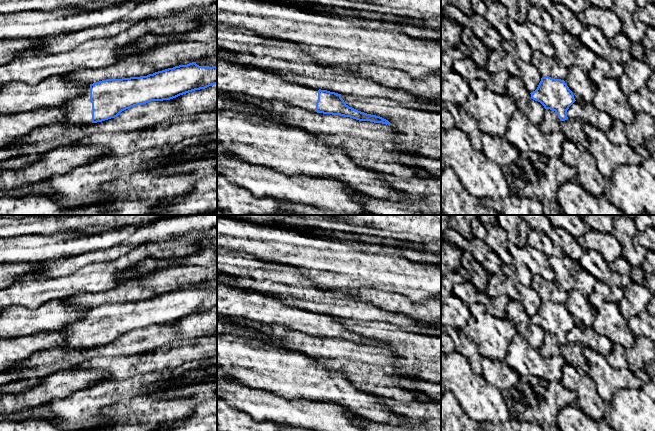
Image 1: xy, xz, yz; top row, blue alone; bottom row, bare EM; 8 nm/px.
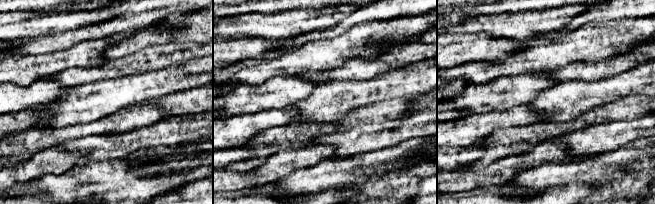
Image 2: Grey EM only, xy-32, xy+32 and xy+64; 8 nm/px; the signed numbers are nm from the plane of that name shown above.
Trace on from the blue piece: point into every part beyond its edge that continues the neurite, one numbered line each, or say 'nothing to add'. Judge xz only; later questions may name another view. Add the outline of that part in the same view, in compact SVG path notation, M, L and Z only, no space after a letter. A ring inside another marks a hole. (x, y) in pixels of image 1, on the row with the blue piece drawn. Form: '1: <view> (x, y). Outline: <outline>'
1: xz (232, 77). Outline: M217 57L217 90L264 100L282 101L316 112L318 90L289 82L261 68L241 65Z

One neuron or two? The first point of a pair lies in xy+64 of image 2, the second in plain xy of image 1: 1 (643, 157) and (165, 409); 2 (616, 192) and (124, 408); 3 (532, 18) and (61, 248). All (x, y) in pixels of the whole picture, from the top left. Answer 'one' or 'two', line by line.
1: one
2: one
3: one

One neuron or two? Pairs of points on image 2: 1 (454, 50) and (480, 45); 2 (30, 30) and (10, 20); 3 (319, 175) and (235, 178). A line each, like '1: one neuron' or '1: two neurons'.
1: one neuron
2: one neuron
3: two neurons

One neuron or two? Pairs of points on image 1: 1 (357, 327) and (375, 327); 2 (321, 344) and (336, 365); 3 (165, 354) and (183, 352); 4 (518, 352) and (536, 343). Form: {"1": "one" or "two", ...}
{"1": "one", "2": "one", "3": "one", "4": "two"}

